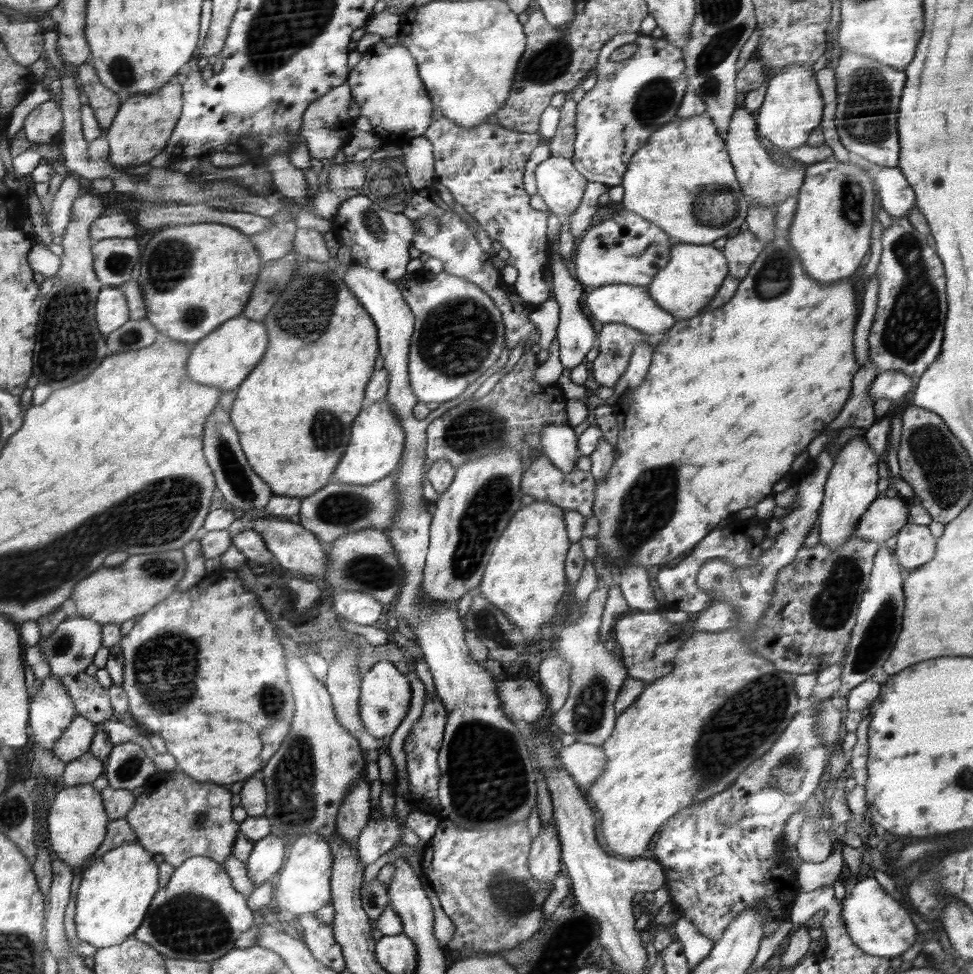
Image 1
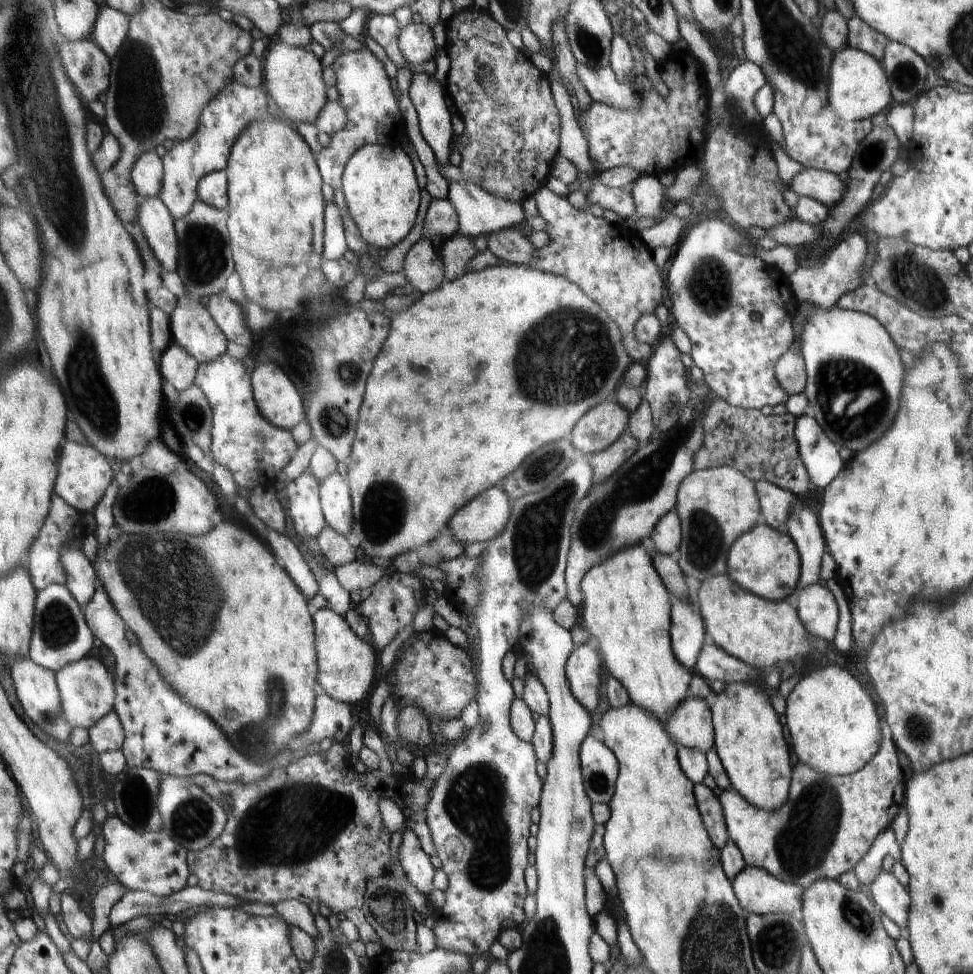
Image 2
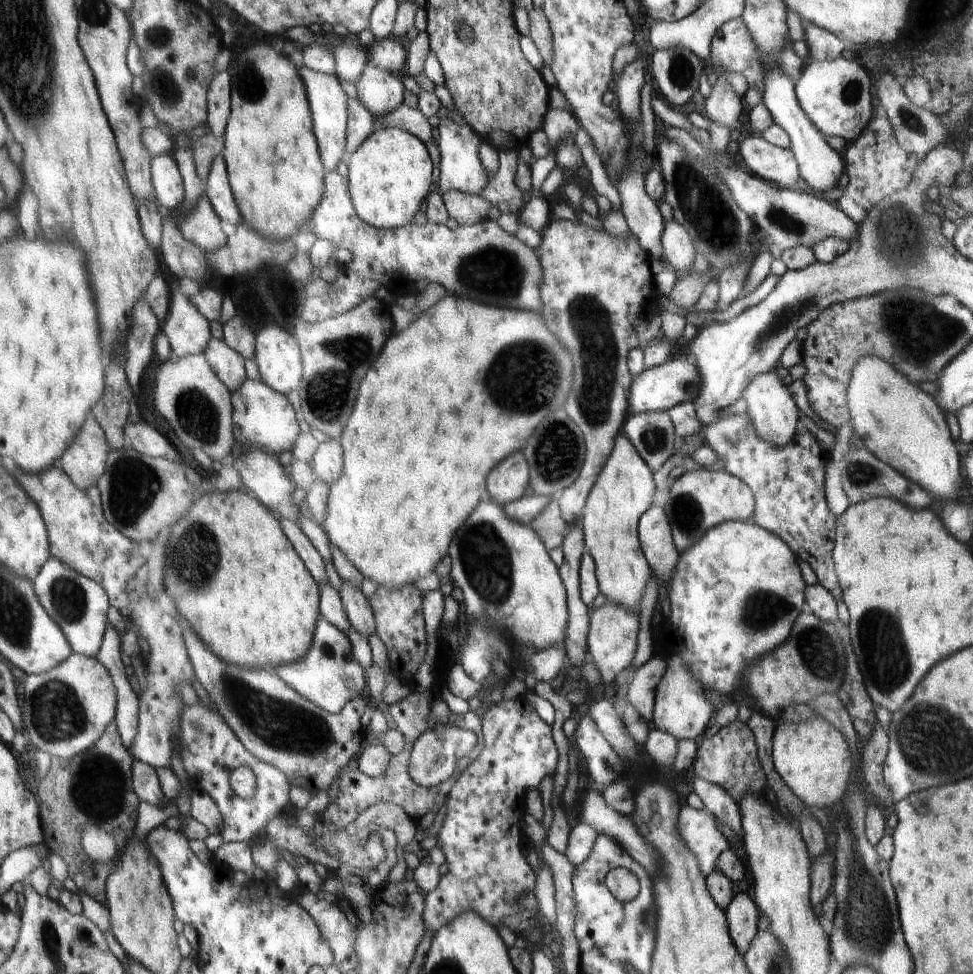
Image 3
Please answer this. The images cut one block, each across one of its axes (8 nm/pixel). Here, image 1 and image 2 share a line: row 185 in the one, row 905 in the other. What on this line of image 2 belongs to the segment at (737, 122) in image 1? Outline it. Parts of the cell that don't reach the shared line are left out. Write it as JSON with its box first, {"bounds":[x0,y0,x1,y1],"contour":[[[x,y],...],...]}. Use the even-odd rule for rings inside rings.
{"bounds":[733,866,804,915],"contour":[[[746,866],[733,880],[738,902],[744,910],[759,915],[799,914],[804,889],[774,878],[764,868]]]}

